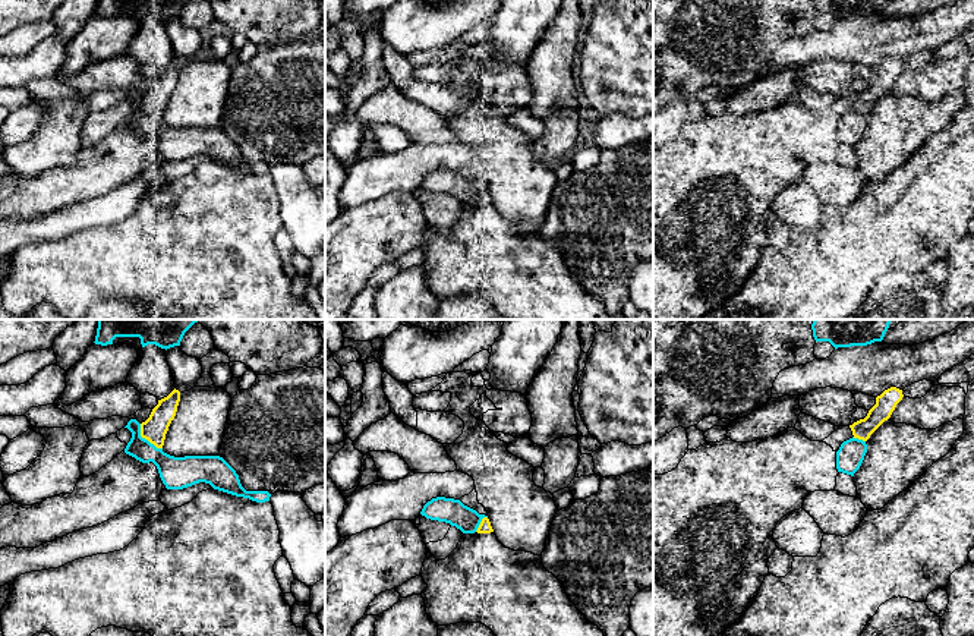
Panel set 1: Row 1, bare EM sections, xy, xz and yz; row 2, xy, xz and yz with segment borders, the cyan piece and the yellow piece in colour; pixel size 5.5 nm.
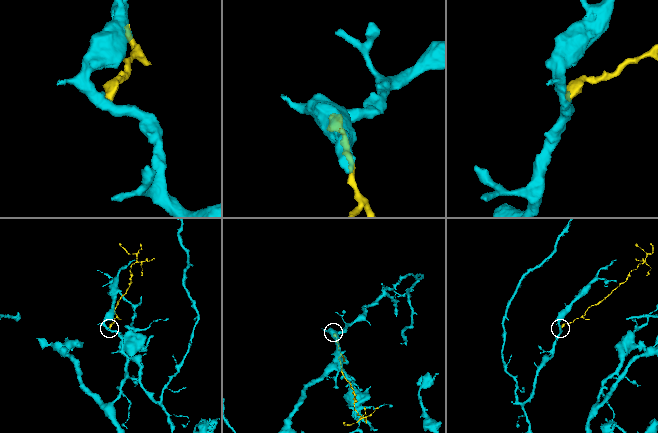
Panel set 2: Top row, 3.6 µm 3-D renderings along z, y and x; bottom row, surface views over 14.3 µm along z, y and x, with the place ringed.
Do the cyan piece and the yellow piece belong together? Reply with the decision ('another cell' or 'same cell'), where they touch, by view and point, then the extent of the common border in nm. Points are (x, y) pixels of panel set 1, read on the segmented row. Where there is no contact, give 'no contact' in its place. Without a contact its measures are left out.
same cell | xy (144, 438) | 190 nm

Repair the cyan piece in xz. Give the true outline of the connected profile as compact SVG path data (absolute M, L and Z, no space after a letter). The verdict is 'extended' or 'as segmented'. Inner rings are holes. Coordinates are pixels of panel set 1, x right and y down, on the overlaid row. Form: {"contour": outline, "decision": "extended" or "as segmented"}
{"contour": "M436 497L428 501L422 516L431 520L445 522L456 526L463 533L491 533L494 532L488 516L464 506L460 500Z", "decision": "extended"}

